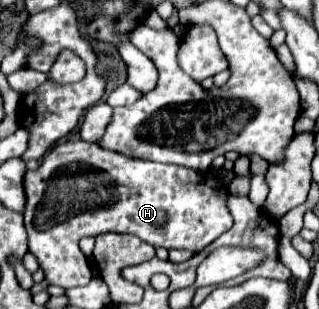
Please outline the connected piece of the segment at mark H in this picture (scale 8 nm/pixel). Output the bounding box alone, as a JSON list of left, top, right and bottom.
[23,139,231,289]

